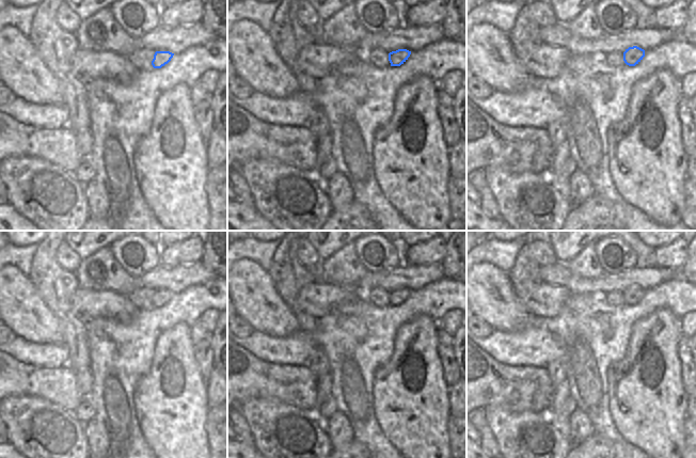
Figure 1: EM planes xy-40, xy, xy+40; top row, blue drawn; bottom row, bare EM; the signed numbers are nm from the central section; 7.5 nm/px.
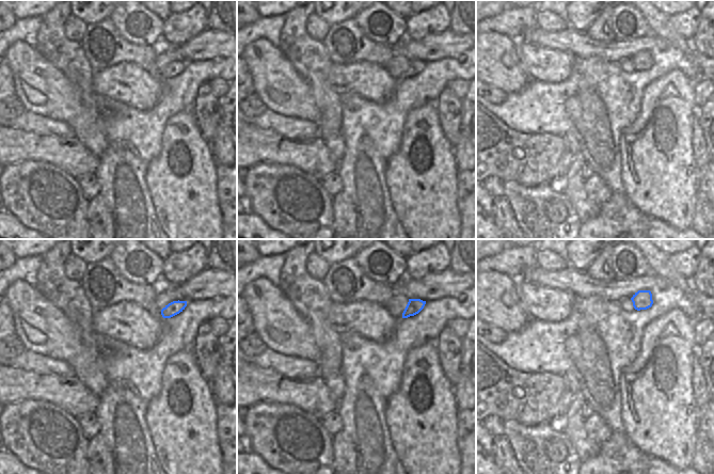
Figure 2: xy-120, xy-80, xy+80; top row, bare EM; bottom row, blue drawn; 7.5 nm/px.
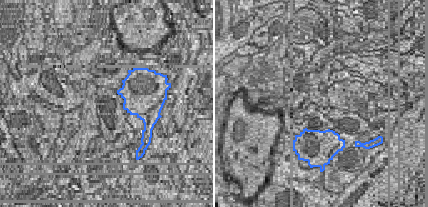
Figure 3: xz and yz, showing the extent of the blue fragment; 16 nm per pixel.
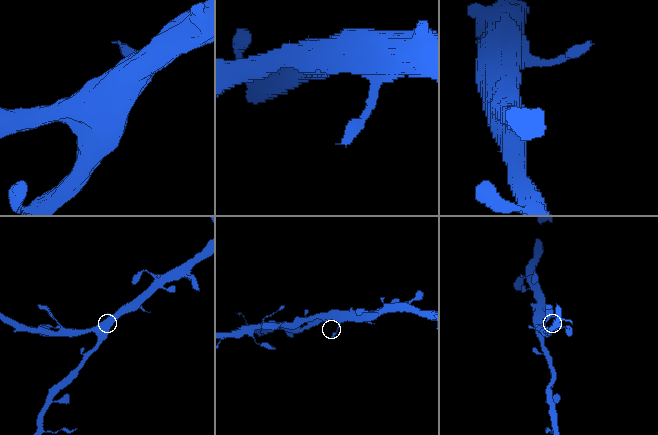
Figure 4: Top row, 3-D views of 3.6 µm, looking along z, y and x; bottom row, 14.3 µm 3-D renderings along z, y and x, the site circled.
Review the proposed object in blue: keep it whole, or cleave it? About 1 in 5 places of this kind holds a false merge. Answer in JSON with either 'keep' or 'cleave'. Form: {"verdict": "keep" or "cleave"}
{"verdict": "keep"}

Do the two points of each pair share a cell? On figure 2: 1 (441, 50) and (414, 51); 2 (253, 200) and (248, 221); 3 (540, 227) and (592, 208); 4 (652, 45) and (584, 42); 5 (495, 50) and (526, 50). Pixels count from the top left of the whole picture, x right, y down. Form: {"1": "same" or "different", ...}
{"1": "same", "2": "different", "3": "different", "4": "same", "5": "different"}

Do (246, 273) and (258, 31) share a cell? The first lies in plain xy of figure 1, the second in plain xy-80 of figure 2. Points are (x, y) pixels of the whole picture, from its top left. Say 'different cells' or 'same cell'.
different cells

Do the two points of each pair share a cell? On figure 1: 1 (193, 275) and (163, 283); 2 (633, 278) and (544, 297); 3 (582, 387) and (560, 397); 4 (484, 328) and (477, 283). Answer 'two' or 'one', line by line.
1: one
2: two
3: two
4: two

